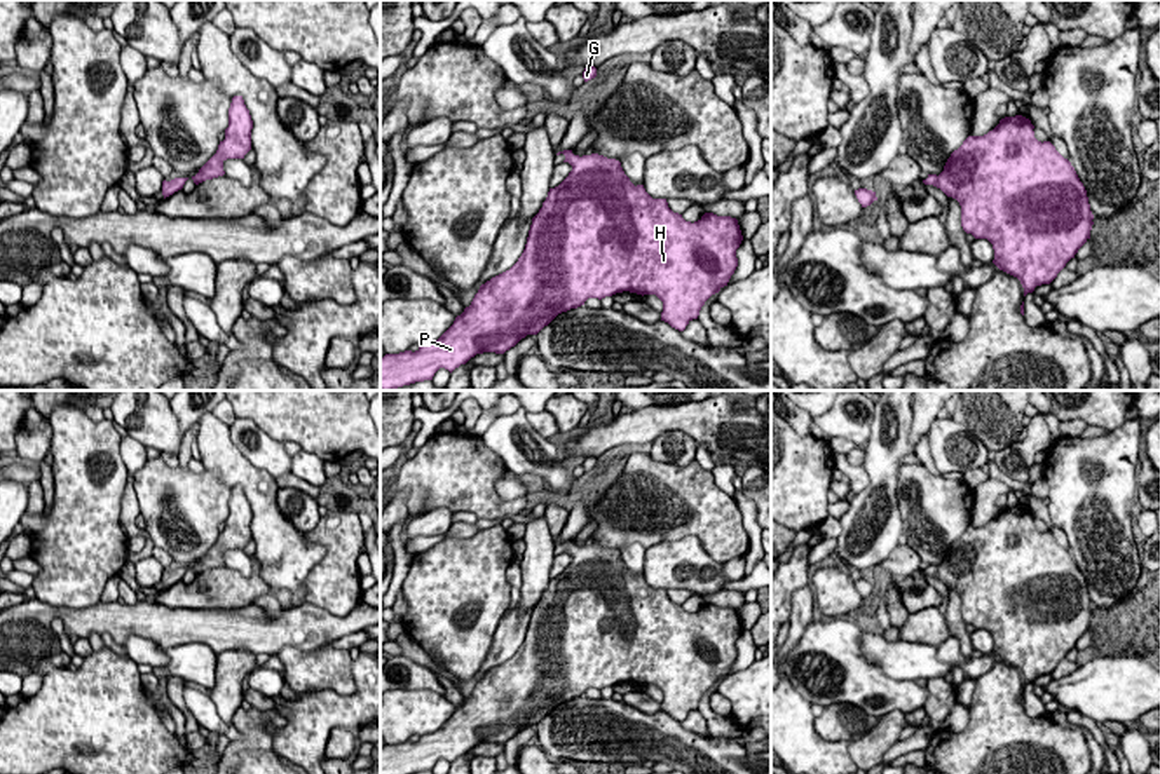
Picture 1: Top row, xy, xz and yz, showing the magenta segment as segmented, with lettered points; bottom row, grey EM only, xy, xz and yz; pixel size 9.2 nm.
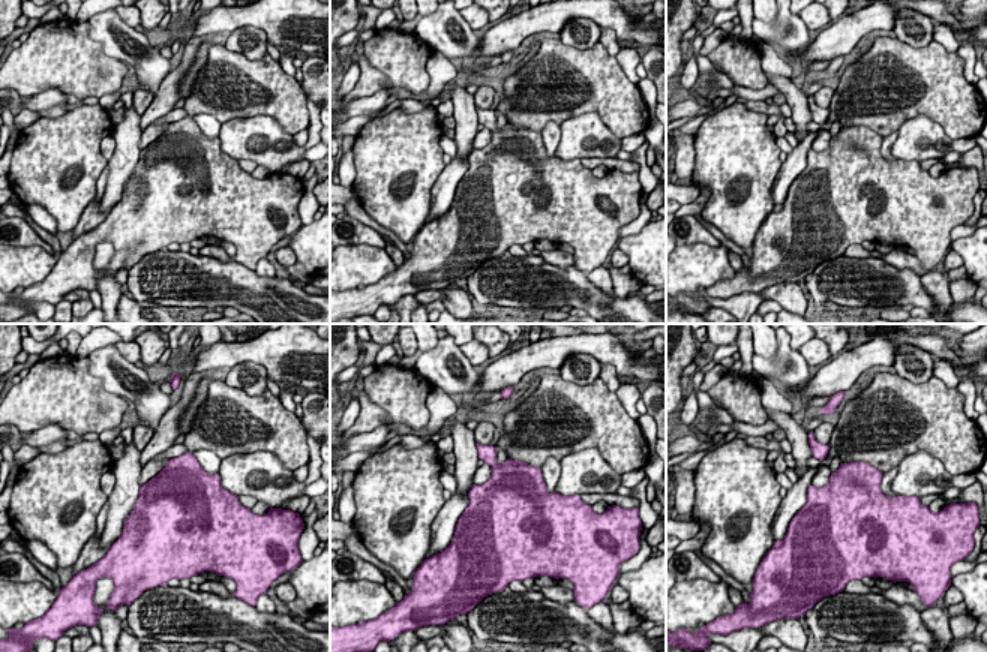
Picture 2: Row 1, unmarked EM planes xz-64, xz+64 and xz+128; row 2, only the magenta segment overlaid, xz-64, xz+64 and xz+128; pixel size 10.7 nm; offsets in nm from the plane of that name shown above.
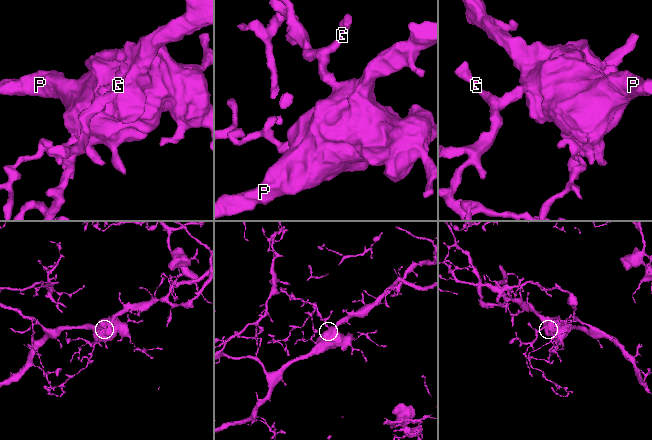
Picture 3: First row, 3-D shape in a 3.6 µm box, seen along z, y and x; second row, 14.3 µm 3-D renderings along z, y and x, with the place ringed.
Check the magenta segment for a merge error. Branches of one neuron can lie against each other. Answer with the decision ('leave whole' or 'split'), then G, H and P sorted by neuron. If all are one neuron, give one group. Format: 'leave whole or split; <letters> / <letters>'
leave whole; G H P

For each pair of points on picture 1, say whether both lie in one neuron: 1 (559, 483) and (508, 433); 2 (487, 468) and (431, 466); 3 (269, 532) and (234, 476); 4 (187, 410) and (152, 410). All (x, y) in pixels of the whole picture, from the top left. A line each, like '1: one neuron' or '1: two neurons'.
1: one neuron
2: one neuron
3: one neuron
4: two neurons

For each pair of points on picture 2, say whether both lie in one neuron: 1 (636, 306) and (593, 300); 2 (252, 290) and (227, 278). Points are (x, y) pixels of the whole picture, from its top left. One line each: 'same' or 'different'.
1: same
2: same

